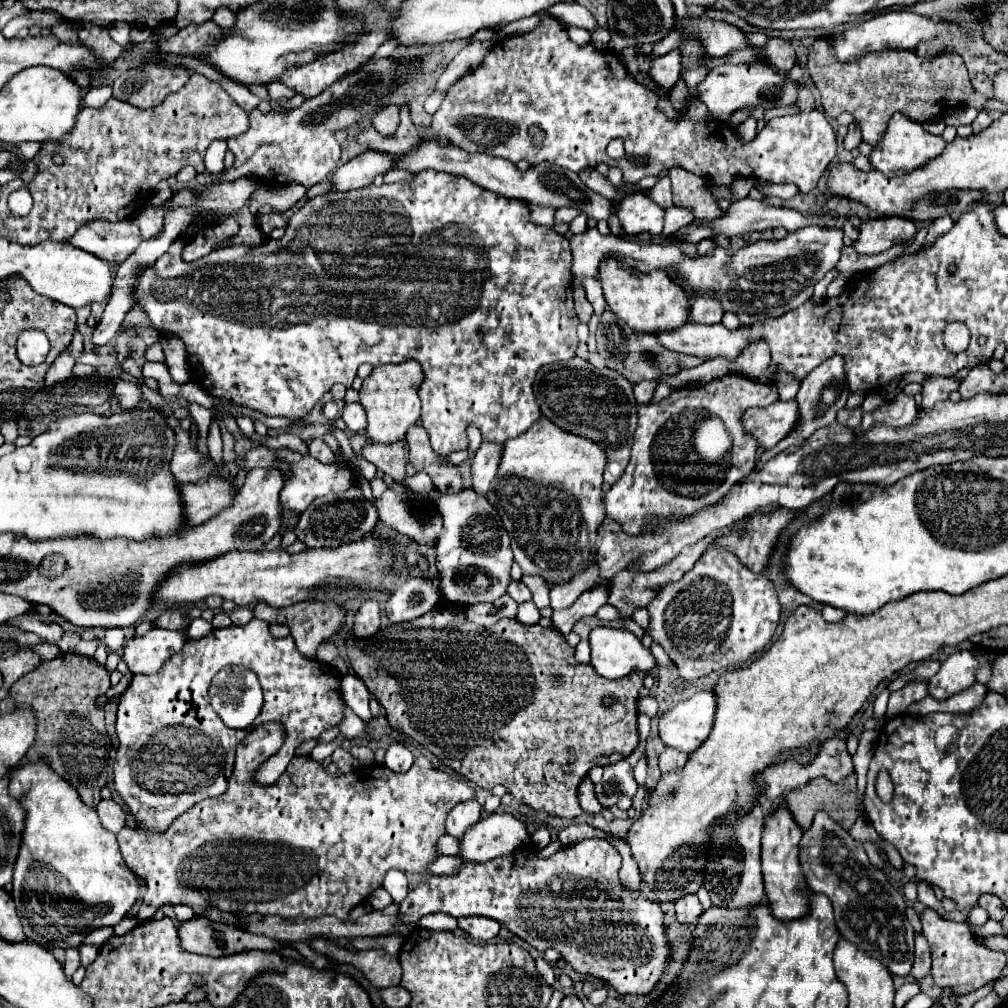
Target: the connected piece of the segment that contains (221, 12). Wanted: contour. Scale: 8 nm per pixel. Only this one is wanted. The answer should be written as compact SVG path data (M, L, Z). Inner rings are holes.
M218 8L212 16L212 20L216 24L222 24L222 26L232 26L234 24L234 12L228 10L228 8Z

